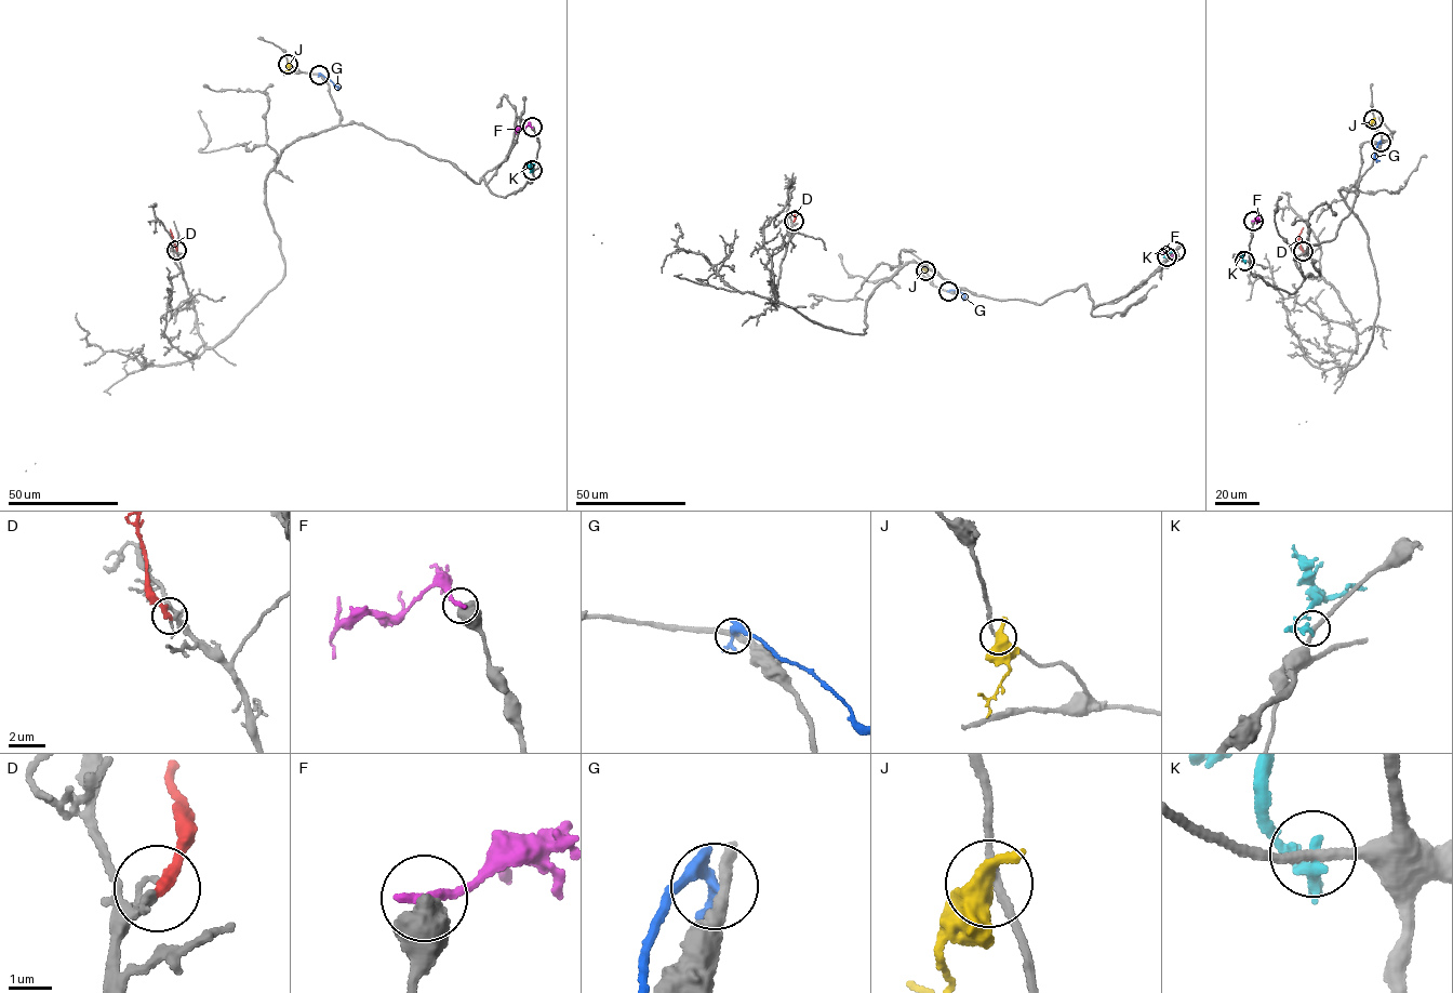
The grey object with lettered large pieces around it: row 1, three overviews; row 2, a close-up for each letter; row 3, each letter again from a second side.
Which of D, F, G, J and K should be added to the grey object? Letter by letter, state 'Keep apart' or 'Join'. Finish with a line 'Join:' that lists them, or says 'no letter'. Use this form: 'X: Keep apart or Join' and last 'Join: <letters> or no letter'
D: Join
F: Keep apart
G: Keep apart
J: Keep apart
K: Keep apart
Join: D

